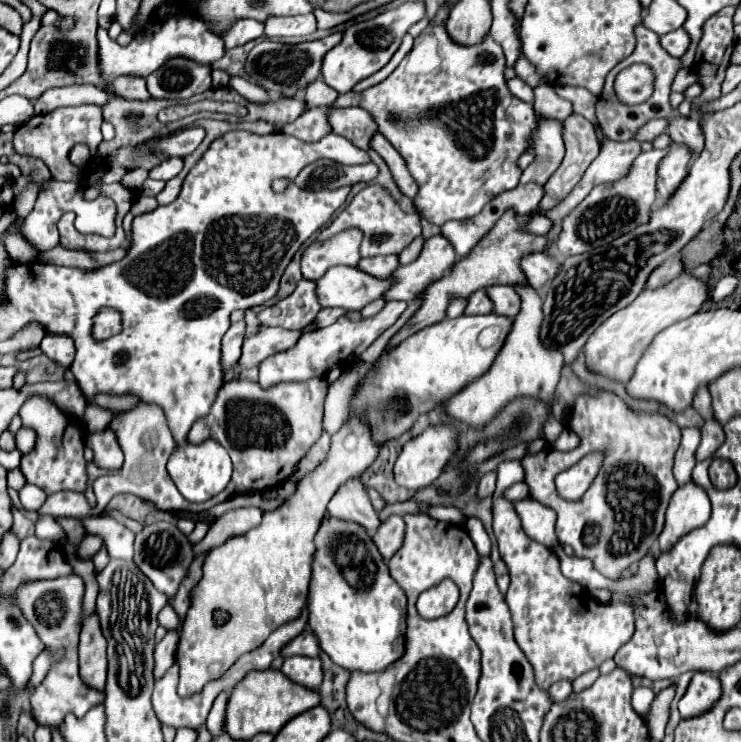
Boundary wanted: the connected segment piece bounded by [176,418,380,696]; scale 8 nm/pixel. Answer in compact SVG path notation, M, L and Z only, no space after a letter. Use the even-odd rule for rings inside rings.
M358 418L350 420L332 436L332 450L330 450L328 462L324 462L320 470L314 470L312 474L308 474L308 478L302 478L298 484L298 490L292 496L288 496L284 504L280 504L272 512L264 512L262 522L252 530L244 532L242 536L232 536L224 544L208 552L202 564L202 578L190 594L190 608L182 626L180 644L176 652L176 662L180 666L180 684L178 684L180 696L192 696L200 692L206 682L220 678L238 660L240 654L256 650L270 636L270 632L300 616L302 608L306 606L308 578L312 572L310 570L312 538L326 512L328 498L332 498L340 482L362 476L362 472L376 460L378 452L380 452L380 446L372 444L372 436L366 422ZM216 610L228 612L230 620L218 622L214 618Z

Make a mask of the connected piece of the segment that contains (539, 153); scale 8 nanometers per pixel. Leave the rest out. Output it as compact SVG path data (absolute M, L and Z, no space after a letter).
M540 112L536 114L536 130L528 140L528 150L534 154L534 162L522 172L520 186L528 182L536 182L544 186L548 178L558 170L564 158L564 142L562 142L562 122L556 118L546 118Z

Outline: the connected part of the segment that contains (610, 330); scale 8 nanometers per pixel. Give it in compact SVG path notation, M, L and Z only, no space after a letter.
M682 272L678 278L668 282L666 286L660 286L656 290L642 290L636 300L632 300L626 308L614 312L610 318L606 318L598 330L586 340L584 344L584 356L586 356L586 368L594 374L602 374L610 380L628 382L628 376L632 376L632 370L636 362L640 360L640 354L644 346L658 334L660 330L672 326L678 320L684 320L692 314L696 314L702 304L708 300L708 288L702 280Z

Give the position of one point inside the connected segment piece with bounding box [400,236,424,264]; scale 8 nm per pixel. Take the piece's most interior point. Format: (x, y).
(409, 254)

